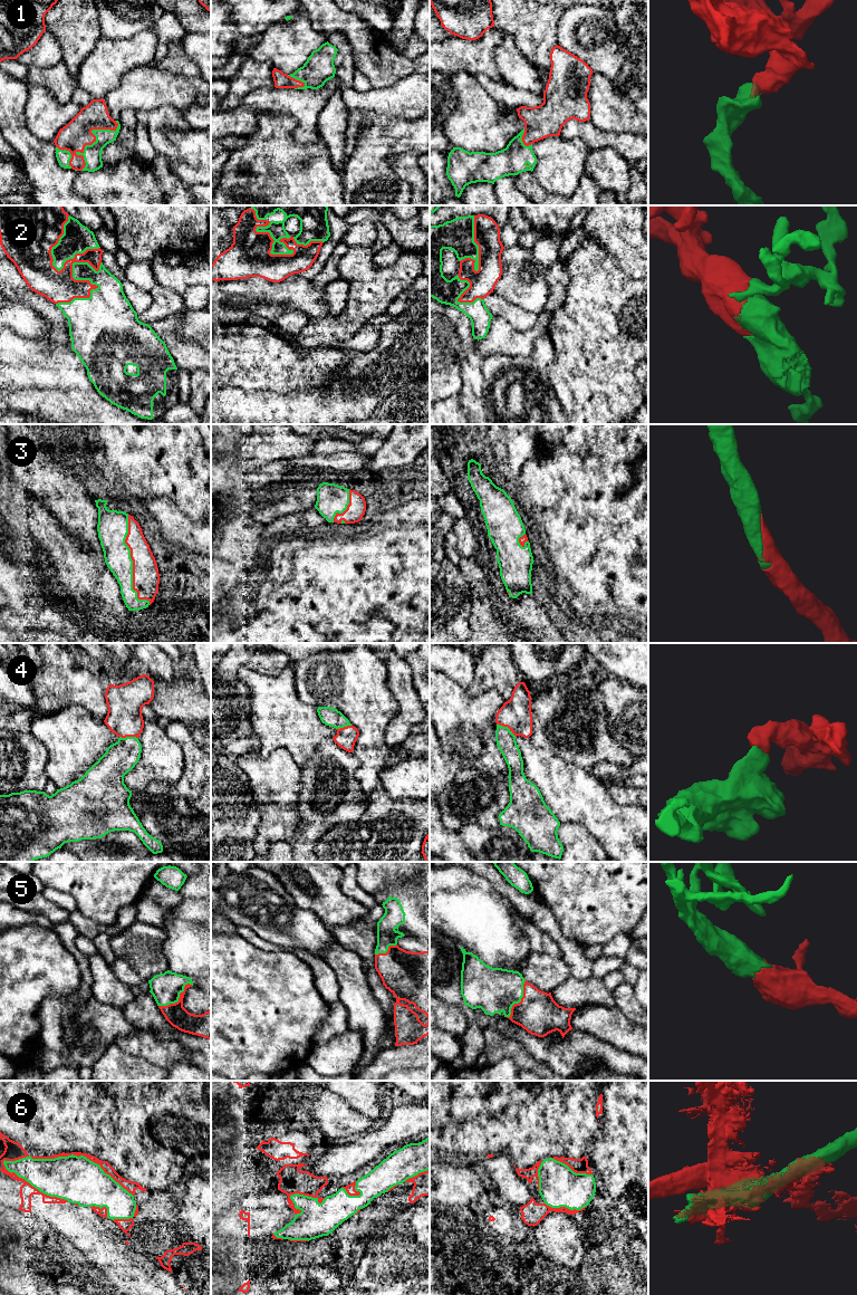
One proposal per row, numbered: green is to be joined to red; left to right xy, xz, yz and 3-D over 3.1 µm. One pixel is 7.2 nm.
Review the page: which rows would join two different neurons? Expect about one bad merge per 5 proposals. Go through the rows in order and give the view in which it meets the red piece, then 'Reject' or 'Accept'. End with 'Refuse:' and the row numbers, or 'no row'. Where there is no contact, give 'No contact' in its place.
1: Touches red in xy. Accept
2: Touches red in xy. Accept
3: Touches red in xy. Accept
4: Touches red in yz. Accept
5: Touches red in xy. Accept
6: Touches red in xy. Reject
Refuse: 6

